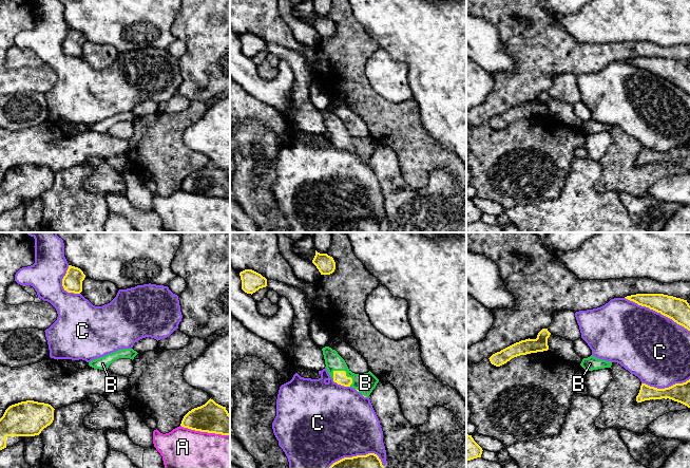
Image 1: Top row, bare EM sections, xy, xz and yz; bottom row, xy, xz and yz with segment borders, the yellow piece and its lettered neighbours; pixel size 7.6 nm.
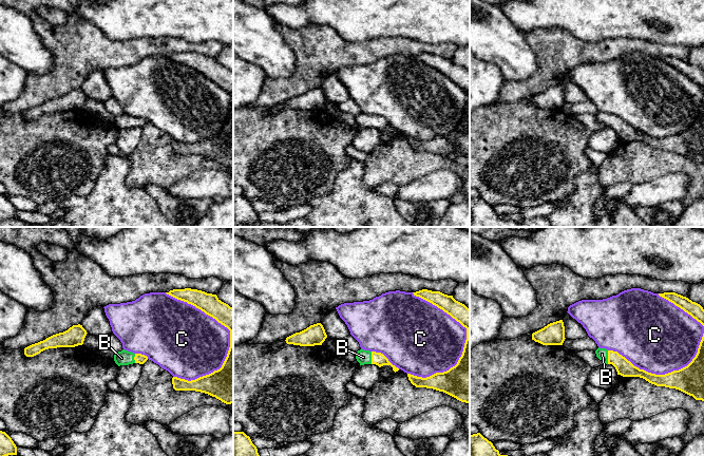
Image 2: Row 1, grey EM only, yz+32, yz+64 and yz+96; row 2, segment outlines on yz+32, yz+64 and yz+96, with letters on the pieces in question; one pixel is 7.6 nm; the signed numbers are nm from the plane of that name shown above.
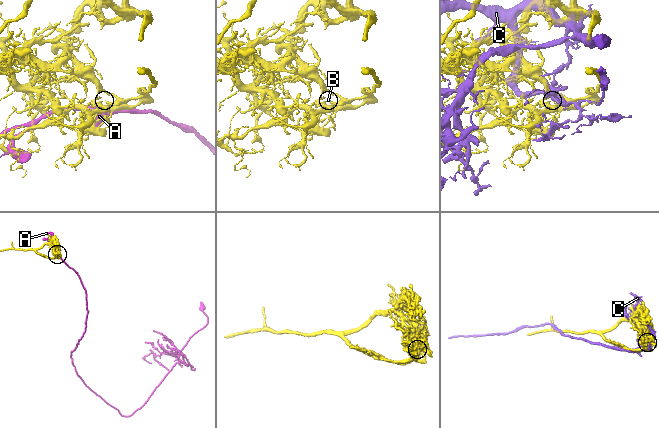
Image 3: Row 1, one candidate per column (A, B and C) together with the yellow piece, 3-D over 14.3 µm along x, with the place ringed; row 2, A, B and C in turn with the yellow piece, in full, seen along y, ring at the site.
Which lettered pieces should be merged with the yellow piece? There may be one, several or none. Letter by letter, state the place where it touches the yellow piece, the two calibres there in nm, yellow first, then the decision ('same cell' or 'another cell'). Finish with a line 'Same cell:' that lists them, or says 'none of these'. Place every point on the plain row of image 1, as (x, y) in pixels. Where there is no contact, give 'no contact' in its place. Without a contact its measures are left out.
A: contact xy (205, 194); calibres 240 and 480 nm; another cell
B: contact xz (345, 137); calibres 100 and 150 nm; same cell
C: contact yz (657, 75); calibres 180 and 500 nm; another cell
Same cell: B

